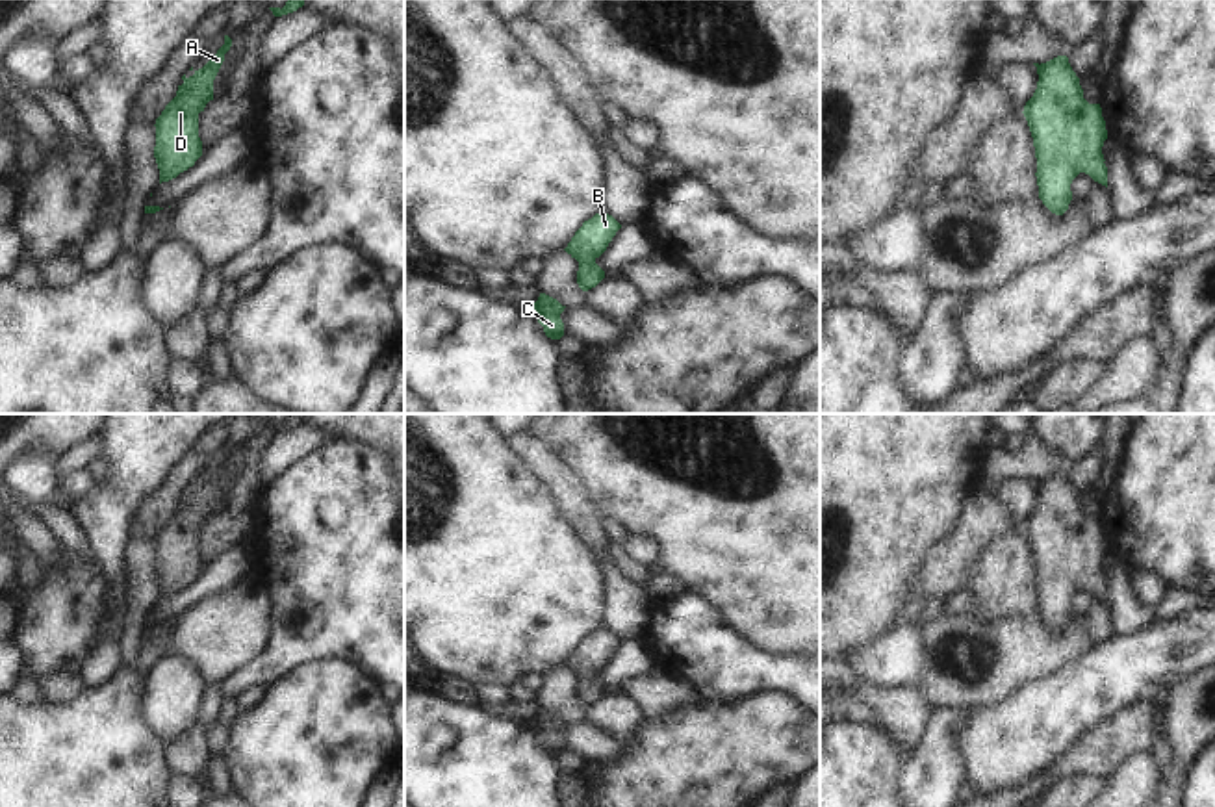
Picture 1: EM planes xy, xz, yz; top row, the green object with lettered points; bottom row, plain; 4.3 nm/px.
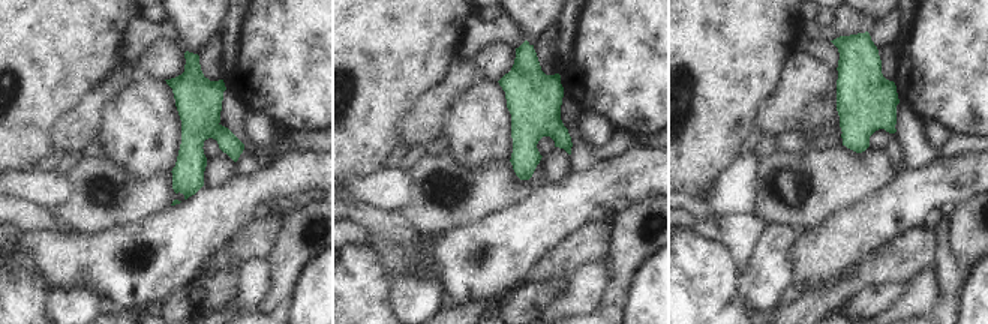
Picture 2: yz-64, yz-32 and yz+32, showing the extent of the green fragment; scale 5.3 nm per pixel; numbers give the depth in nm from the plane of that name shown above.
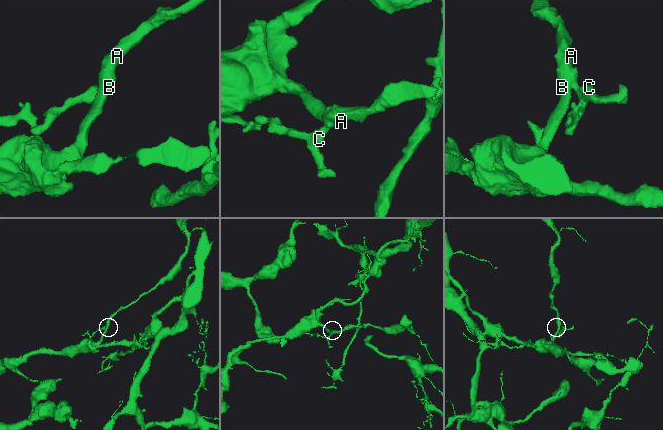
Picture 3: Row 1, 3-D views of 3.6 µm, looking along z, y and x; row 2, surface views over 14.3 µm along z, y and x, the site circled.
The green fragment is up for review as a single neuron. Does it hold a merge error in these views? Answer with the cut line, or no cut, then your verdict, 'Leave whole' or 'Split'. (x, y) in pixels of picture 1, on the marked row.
No split. Leave whole.

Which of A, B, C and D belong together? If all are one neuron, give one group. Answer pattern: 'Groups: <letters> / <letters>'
Groups: A B C D.

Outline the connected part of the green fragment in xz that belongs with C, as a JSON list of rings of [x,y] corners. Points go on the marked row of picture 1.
[[[540,293],[538,301],[532,304],[532,312],[538,323],[544,327],[544,332],[551,339],[560,339],[564,336],[564,323],[560,314],[566,306],[562,306],[556,299]]]

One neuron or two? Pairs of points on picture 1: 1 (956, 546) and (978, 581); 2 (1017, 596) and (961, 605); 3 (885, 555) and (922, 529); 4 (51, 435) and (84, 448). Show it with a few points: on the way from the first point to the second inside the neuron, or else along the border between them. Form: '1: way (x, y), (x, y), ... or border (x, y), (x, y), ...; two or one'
1: border (998, 537), (974, 559), (961, 589); two
2: border (963, 589), (976, 600), (971, 614); two
3: way (895, 546), (913, 529); one
4: border (95, 433), (73, 444), (62, 455); two

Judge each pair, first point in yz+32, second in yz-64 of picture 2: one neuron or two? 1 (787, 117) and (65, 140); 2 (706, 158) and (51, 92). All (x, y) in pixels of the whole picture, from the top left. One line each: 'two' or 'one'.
1: one
2: one

